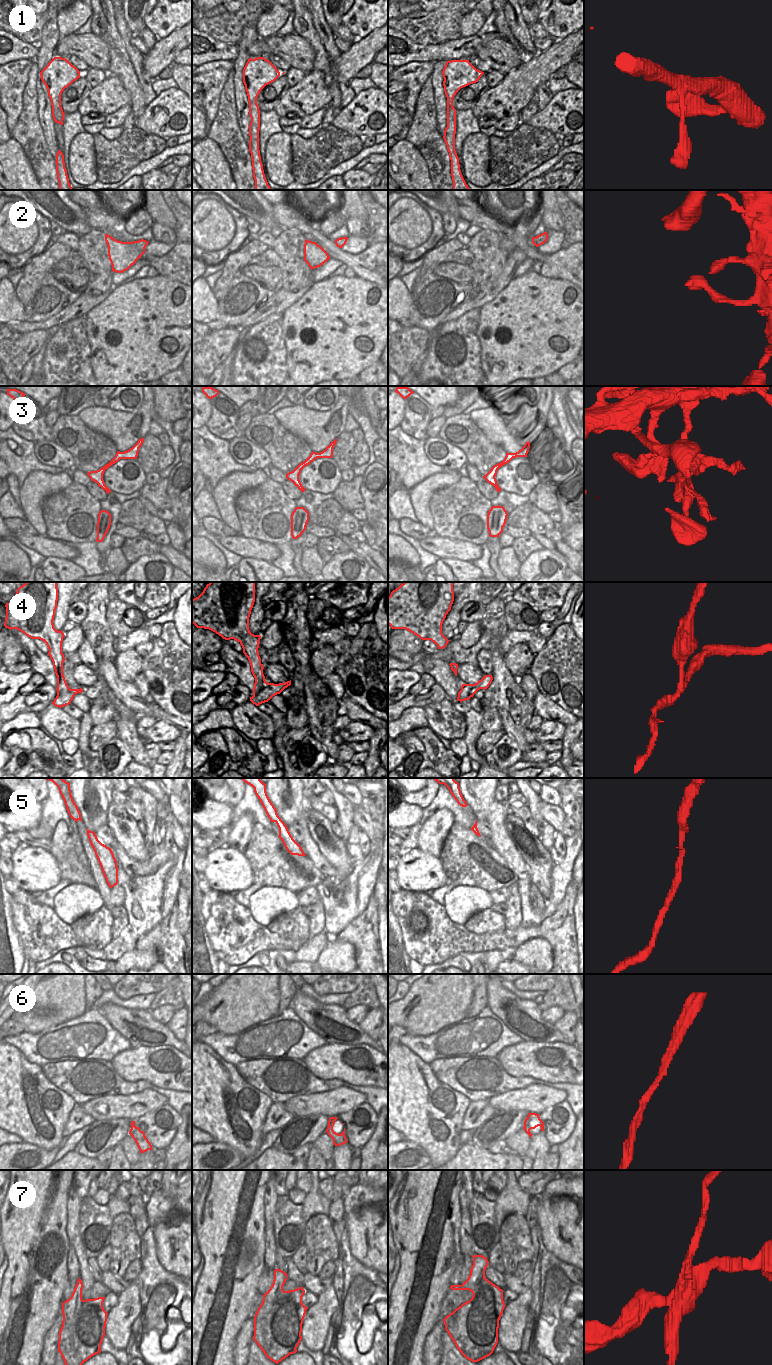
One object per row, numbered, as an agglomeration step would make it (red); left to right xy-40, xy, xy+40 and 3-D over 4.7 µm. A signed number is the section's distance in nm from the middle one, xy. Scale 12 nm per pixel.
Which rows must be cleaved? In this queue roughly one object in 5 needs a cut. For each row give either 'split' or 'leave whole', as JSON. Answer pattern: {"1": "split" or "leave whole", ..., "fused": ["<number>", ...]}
{"1": "leave whole", "2": "leave whole", "3": "leave whole", "4": "split", "5": "leave whole", "6": "leave whole", "7": "split", "fused": ["4", "7"]}

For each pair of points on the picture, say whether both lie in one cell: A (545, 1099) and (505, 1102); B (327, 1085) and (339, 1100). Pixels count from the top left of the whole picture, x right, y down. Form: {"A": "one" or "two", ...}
{"A": "one", "B": "two"}

